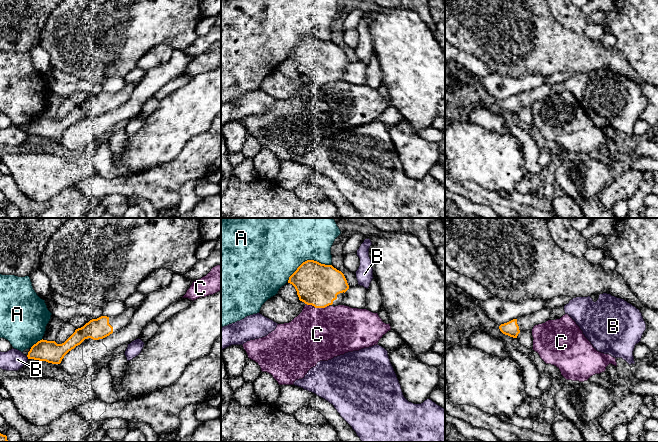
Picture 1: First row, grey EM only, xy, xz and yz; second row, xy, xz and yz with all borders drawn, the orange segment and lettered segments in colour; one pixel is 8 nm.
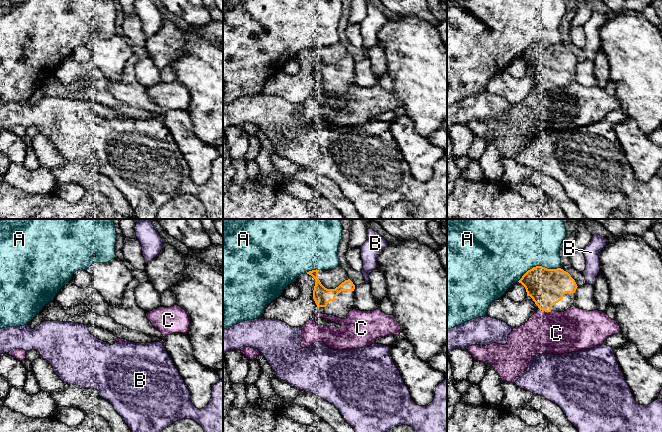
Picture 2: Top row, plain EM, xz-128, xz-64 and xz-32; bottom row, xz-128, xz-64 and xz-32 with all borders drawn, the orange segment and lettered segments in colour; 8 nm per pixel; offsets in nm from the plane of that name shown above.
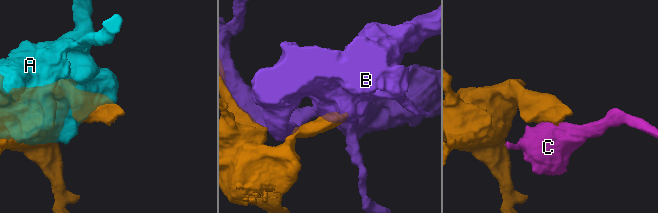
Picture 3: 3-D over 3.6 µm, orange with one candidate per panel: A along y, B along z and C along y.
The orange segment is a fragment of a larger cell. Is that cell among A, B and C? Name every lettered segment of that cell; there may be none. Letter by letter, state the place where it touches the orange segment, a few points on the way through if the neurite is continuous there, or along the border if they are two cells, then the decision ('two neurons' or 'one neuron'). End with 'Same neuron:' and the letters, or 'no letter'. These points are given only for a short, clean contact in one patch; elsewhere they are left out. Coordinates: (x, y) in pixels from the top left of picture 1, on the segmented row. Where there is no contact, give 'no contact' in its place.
A: xz (307, 260) | two neurons
B: xy (27, 356) | two neurons
C: xz (317, 307) | two neurons
Same neuron: no letter

